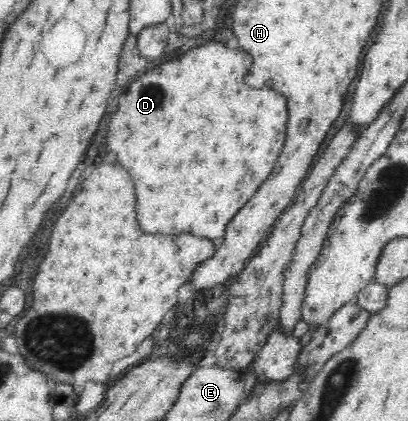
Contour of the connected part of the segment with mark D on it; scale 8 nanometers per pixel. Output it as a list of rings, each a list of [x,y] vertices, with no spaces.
[[[207,43],[164,63],[153,63],[131,77],[117,113],[109,121],[107,147],[129,169],[137,187],[137,221],[145,233],[189,233],[219,239],[229,219],[249,201],[271,173],[287,125],[285,97],[275,91],[257,91],[245,83],[251,57],[241,49]]]

